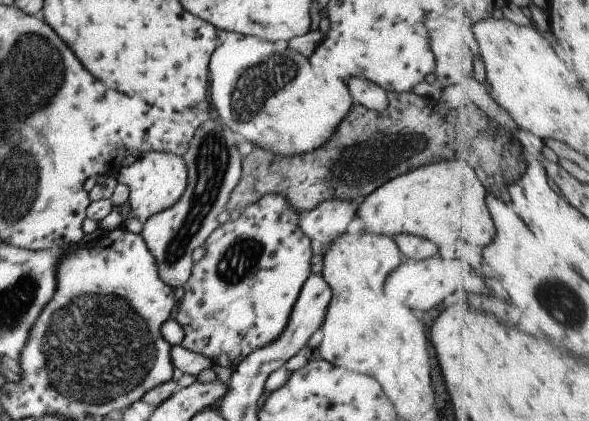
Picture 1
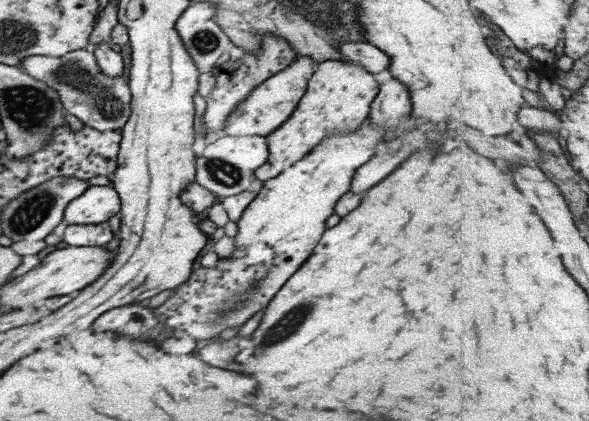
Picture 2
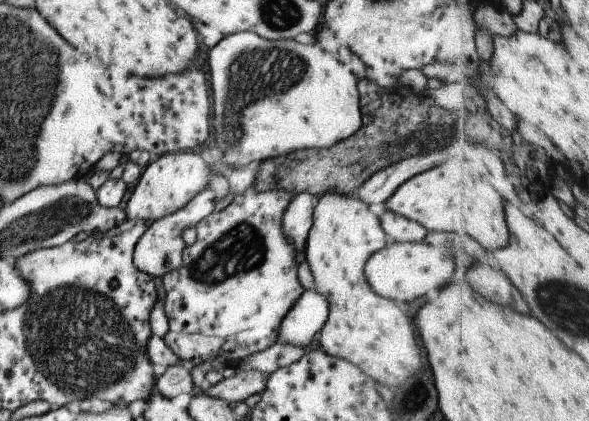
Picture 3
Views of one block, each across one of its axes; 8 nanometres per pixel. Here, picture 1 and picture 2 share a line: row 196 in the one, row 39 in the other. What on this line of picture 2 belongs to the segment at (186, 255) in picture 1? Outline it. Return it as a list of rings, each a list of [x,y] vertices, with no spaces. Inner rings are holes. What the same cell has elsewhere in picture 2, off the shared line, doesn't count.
[[[192,2],[176,21],[176,30],[178,30],[181,41],[185,44],[186,52],[192,57],[194,65],[202,73],[215,70],[219,60],[227,56],[233,46],[229,36],[216,25],[214,16],[216,16],[216,5],[208,2]]]

